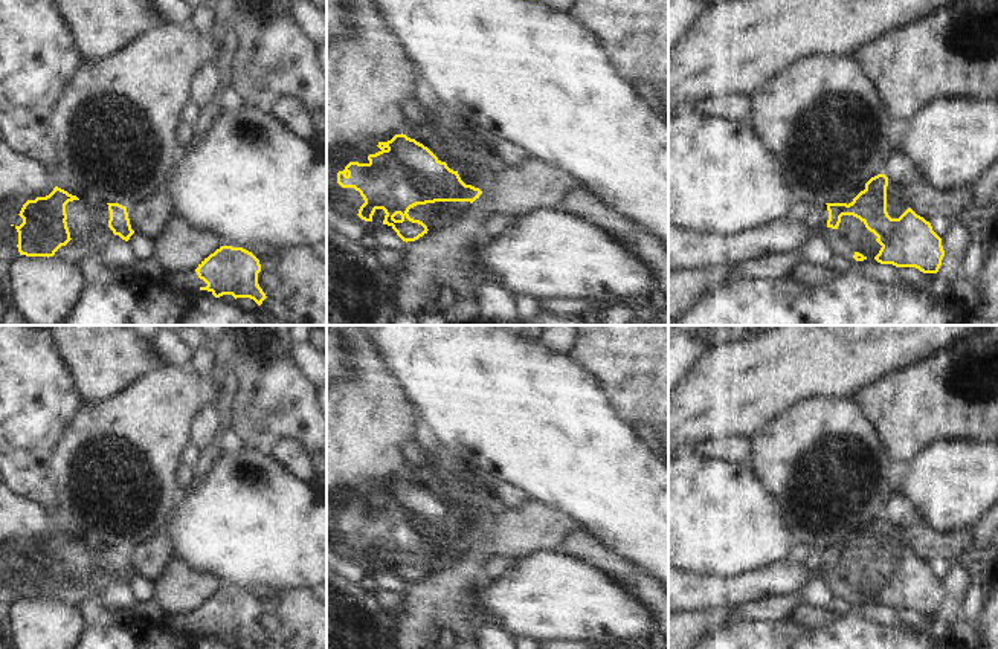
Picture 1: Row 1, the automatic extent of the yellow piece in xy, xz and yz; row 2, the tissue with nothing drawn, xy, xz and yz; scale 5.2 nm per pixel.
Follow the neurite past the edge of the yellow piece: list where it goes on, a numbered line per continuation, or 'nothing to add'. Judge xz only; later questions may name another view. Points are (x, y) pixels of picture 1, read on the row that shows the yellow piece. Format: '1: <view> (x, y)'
nothing to add

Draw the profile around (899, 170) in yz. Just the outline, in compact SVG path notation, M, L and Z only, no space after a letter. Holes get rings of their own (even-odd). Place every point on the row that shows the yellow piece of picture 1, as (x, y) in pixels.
M896 151L890 156L885 176L888 177L887 212L891 218L899 218L909 208L906 188L920 182L923 174L902 151Z

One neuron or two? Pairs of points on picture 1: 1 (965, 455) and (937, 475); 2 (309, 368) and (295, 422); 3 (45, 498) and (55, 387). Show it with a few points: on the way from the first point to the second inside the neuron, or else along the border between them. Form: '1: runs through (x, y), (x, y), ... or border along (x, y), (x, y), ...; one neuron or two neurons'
1: runs through (959, 461), (943, 475); one neuron
2: border along (289, 358), (310, 385); two neurons
3: runs through (34, 471), (34, 414); one neuron

